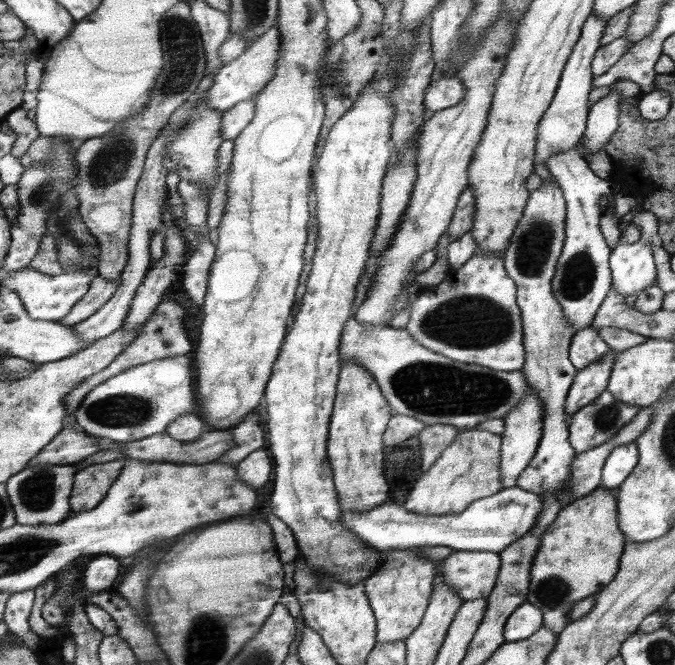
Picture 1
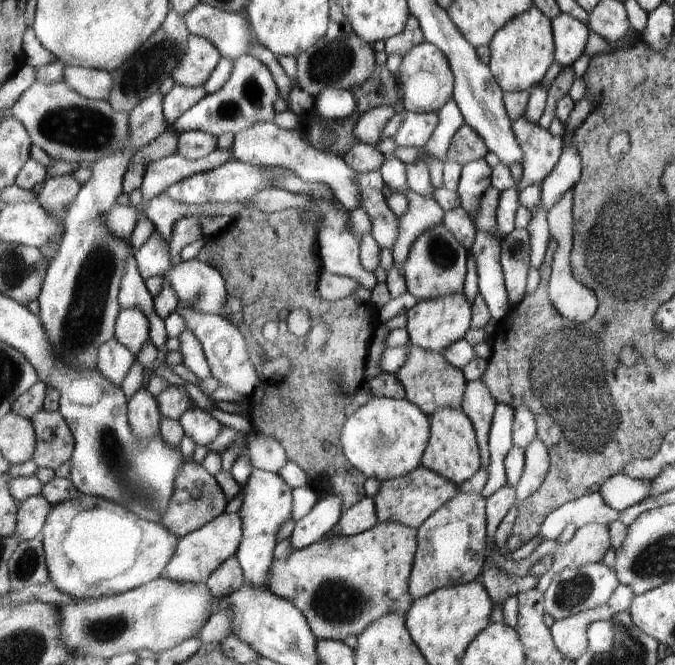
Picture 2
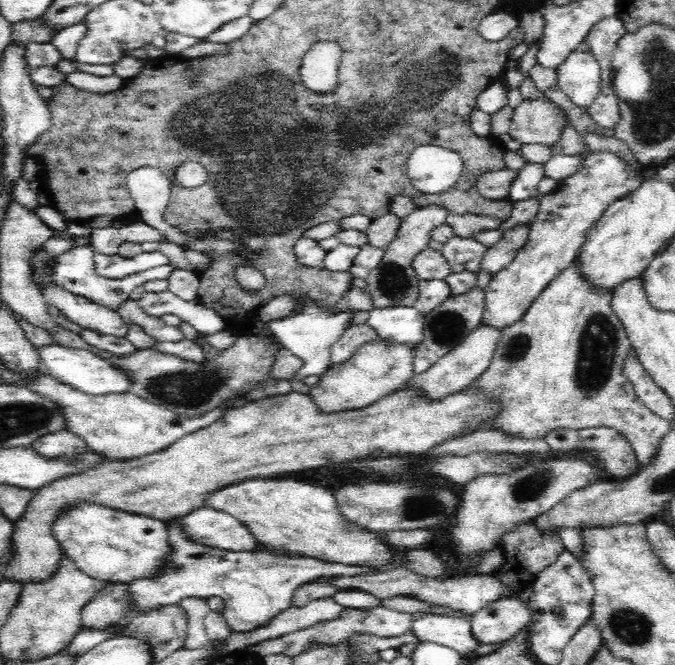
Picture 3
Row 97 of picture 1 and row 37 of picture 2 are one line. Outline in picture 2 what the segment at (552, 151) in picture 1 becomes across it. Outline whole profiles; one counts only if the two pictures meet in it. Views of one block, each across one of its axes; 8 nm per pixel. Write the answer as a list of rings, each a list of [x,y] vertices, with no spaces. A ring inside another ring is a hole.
[[[561,12],[552,19],[555,62],[561,68],[572,66],[584,54],[589,29],[571,15]]]

